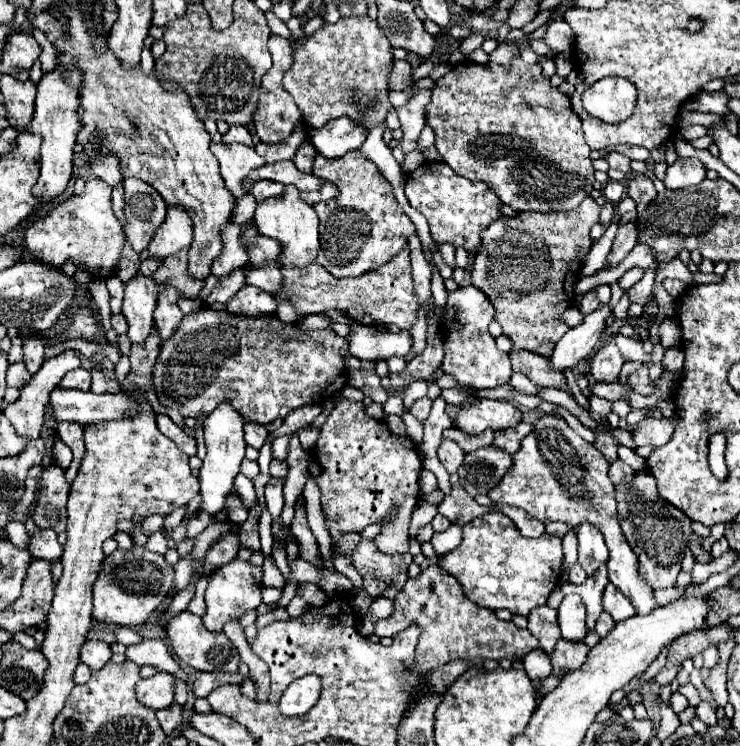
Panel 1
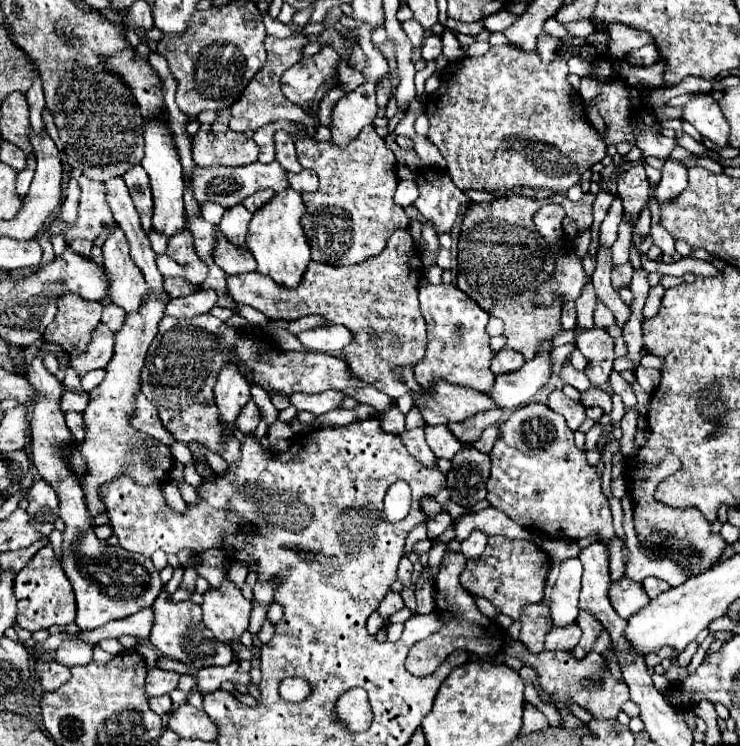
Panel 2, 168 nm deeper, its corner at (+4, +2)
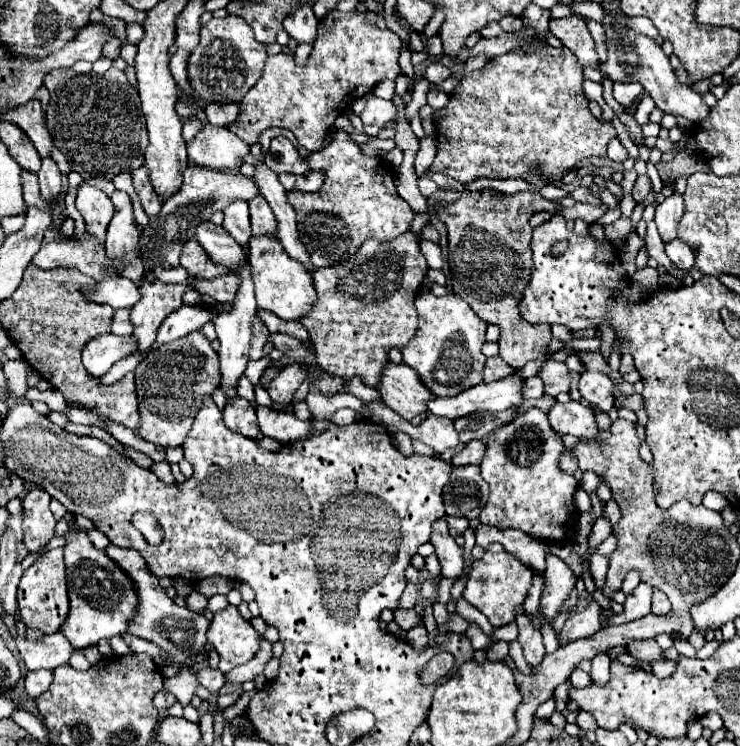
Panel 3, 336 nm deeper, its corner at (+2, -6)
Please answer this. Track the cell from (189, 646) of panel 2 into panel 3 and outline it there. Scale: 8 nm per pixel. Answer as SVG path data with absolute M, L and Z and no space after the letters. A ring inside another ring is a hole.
M109 544L105 548L105 554L127 574L131 576L131 580L135 582L135 590L139 594L139 610L135 610L135 618L131 618L131 626L127 626L127 632L137 636L137 638L143 638L143 640L149 640L157 646L161 646L169 658L181 666L189 666L197 660L197 636L199 632L207 632L209 628L209 620L203 616L203 614L197 614L189 608L181 608L177 606L167 594L165 590L157 584L157 578L147 570L147 564L143 562L141 554L133 548L119 548L119 546L113 546Z

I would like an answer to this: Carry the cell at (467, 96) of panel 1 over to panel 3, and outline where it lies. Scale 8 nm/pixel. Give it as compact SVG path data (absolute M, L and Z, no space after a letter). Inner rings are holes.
M533 40L527 50L511 50L511 54L489 60L485 68L467 74L449 94L449 104L433 114L439 148L431 172L441 172L461 184L477 178L519 178L537 170L543 178L561 180L579 160L605 156L607 144L617 136L617 130L611 122L601 122L591 114L583 80L583 66L569 48L551 48L539 40Z

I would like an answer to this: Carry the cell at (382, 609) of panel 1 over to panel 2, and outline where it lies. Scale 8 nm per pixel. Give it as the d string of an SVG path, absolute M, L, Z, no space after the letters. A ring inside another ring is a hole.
M389 590L389 594L385 594L385 598L381 600L381 604L379 604L377 612L381 614L381 618L383 618L383 620L387 620L391 614L395 614L397 610L401 610L403 606L405 606L405 604L403 604L401 596L399 596L397 592Z

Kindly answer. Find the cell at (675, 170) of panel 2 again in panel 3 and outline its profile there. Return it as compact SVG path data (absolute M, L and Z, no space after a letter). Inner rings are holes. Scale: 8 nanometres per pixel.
M679 194L665 198L655 208L655 222L657 222L663 242L671 242L673 238L677 238L677 224L681 216L683 216L683 196Z

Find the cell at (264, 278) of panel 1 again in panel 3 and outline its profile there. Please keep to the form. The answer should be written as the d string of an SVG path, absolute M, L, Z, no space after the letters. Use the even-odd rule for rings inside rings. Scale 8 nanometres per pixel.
M203 222L195 232L197 242L205 248L209 258L217 264L223 264L229 268L229 272L235 272L243 260L243 248L223 230L223 226L215 226L213 222Z

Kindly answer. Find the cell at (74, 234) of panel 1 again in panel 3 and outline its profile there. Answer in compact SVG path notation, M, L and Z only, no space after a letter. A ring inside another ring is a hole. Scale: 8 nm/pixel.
M83 184L79 186L77 192L77 210L81 212L87 224L87 232L97 236L99 240L105 240L107 224L111 222L111 214L113 214L113 204L109 196L93 186Z

